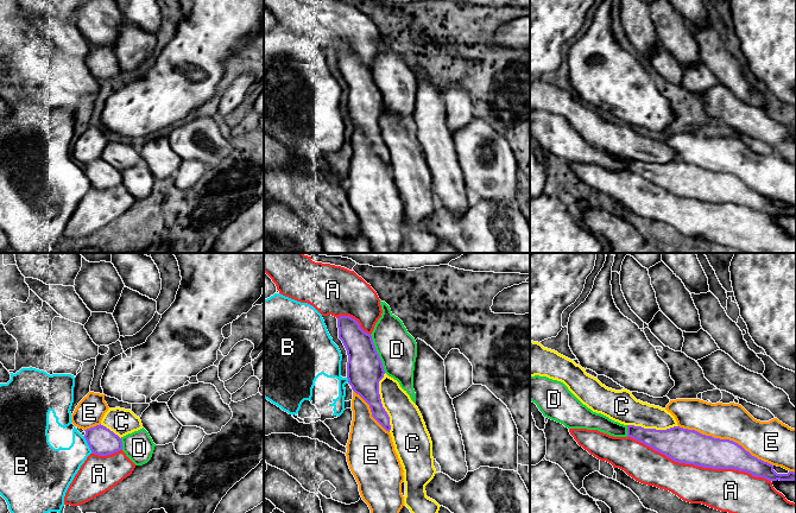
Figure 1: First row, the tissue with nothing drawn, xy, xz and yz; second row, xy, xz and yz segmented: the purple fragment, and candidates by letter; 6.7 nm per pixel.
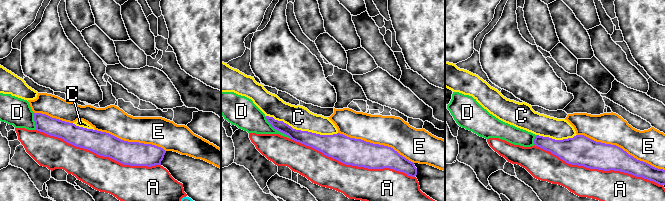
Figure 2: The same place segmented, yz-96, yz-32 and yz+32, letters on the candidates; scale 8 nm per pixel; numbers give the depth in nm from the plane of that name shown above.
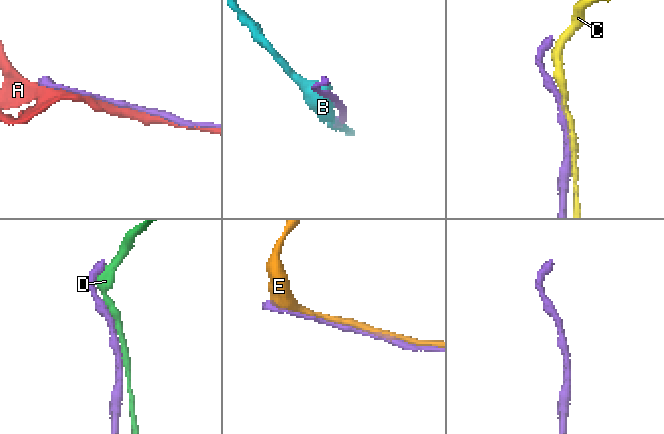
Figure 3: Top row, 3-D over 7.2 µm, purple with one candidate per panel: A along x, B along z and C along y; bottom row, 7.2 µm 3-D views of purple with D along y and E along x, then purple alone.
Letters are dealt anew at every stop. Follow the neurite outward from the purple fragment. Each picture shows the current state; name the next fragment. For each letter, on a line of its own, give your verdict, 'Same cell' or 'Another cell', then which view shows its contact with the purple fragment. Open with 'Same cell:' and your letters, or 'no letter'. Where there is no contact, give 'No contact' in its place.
Same cell: no letter
A: Another cell. Touches purple in yz
B: Another cell. Touches purple in xy
C: Another cell. Touches purple in xz
D: Another cell. Touches purple in xz
E: Another cell. Touches purple in yz

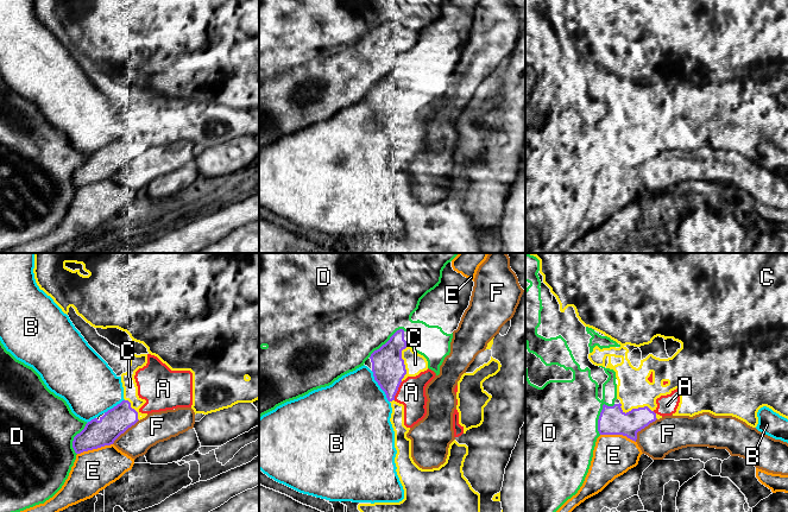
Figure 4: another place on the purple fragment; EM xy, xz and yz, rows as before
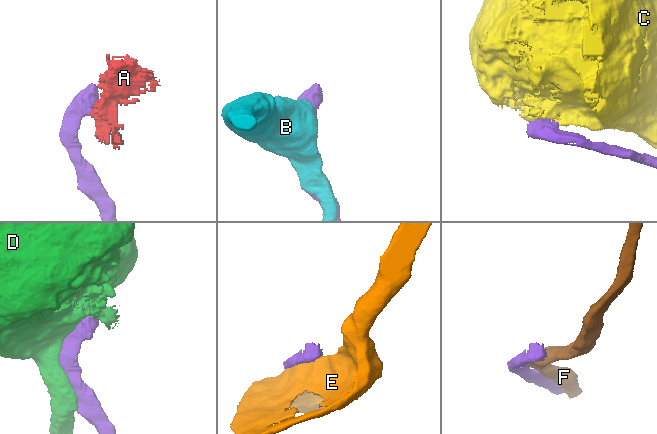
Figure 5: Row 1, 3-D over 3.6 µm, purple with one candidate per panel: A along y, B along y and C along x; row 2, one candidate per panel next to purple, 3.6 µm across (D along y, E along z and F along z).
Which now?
Same cell: A
A: Same cell. Touches purple in xz
B: Another cell. Touches purple in xz
C: Another cell. Touches purple in xz
D: Another cell. Touches purple in yz
E: Another cell. Touches purple in xy
F: Another cell. Touches purple in yz

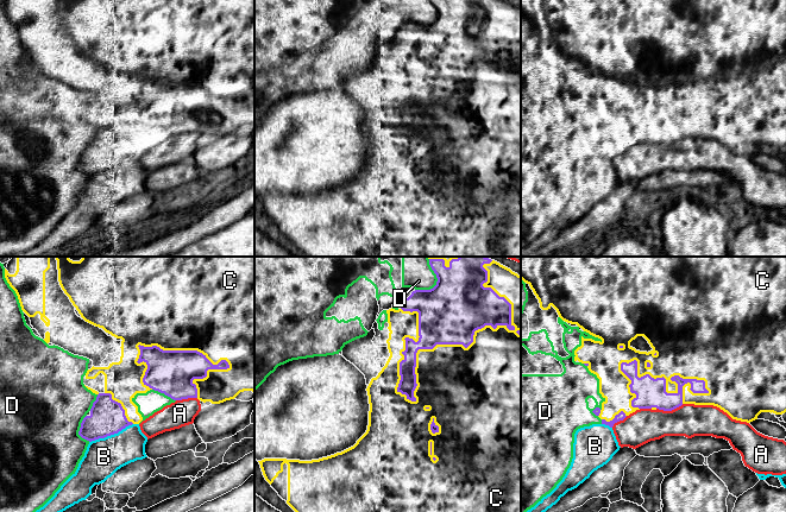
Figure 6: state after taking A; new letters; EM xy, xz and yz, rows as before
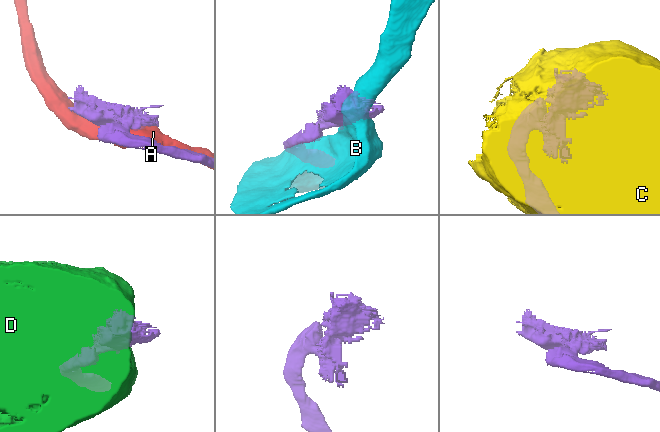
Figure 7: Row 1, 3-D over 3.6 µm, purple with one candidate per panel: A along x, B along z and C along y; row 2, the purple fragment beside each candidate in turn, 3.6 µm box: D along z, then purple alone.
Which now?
Same cell: no letter
A: Another cell. Touches purple in yz
B: Another cell. Touches purple in xy
C: Another cell. Touches purple in xz
D: Another cell. Touches purple in xz

